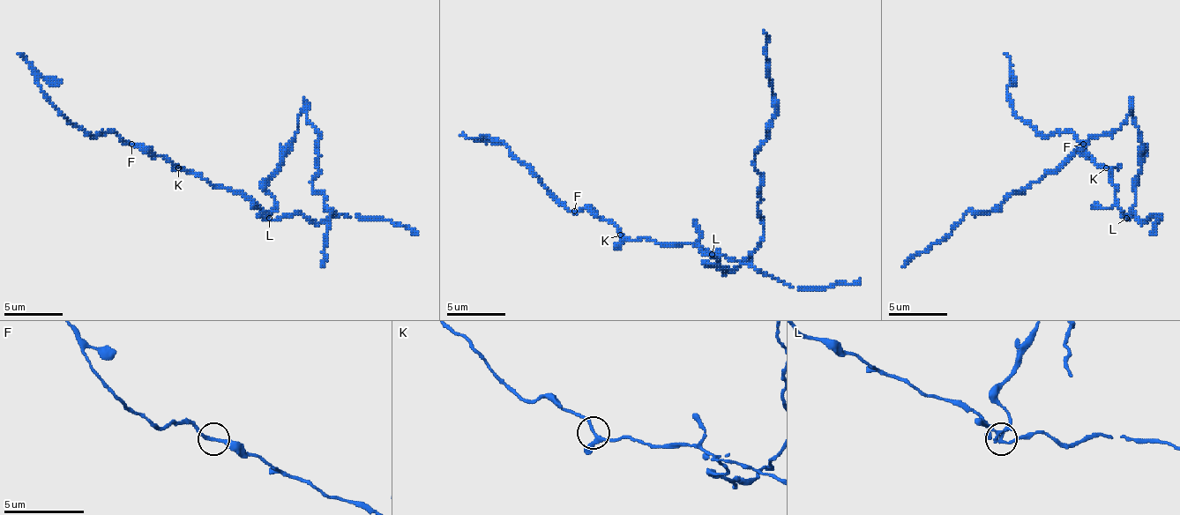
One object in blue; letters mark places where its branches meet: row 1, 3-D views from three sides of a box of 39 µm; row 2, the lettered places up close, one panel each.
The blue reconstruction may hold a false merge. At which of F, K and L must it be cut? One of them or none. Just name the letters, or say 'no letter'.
L

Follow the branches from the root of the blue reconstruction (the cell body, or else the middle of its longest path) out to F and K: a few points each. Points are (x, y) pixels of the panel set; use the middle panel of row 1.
F: (708, 264), (717, 261), (693, 243), (629, 241), (603, 217), (594, 217), (586, 208), (574, 211)
K: (708, 264), (717, 264), (717, 261), (705, 249), (693, 243), (655, 243), (646, 237), (629, 241), (620, 235)

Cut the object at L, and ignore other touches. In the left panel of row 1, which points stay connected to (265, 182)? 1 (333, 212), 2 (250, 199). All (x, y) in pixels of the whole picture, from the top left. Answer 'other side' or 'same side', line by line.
1: same side
2: other side

